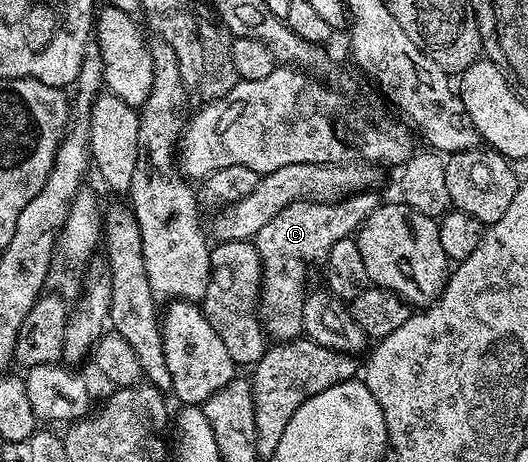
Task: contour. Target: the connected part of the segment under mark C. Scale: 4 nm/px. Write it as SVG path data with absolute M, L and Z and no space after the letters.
M375 190L359 191L339 203L315 203L309 199L298 201L282 213L275 215L268 224L258 229L255 245L262 264L260 273L260 302L258 314L264 334L272 341L287 341L301 338L302 305L308 283L308 266L311 263L323 264L330 249L338 241L355 236L360 225L365 223L381 206L382 199Z

